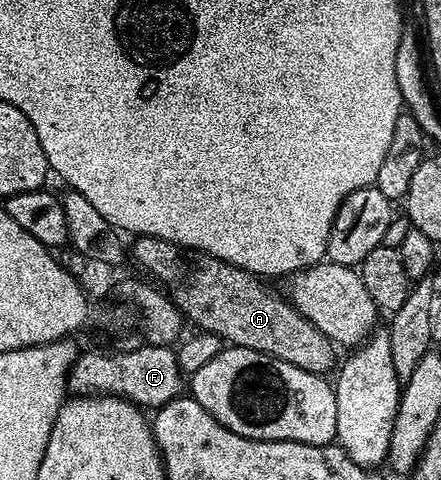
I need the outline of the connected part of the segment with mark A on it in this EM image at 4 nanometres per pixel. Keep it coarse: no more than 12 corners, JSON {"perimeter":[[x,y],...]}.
{"perimeter":[[158,237],[130,259],[183,318],[306,373],[332,340],[261,276]]}

